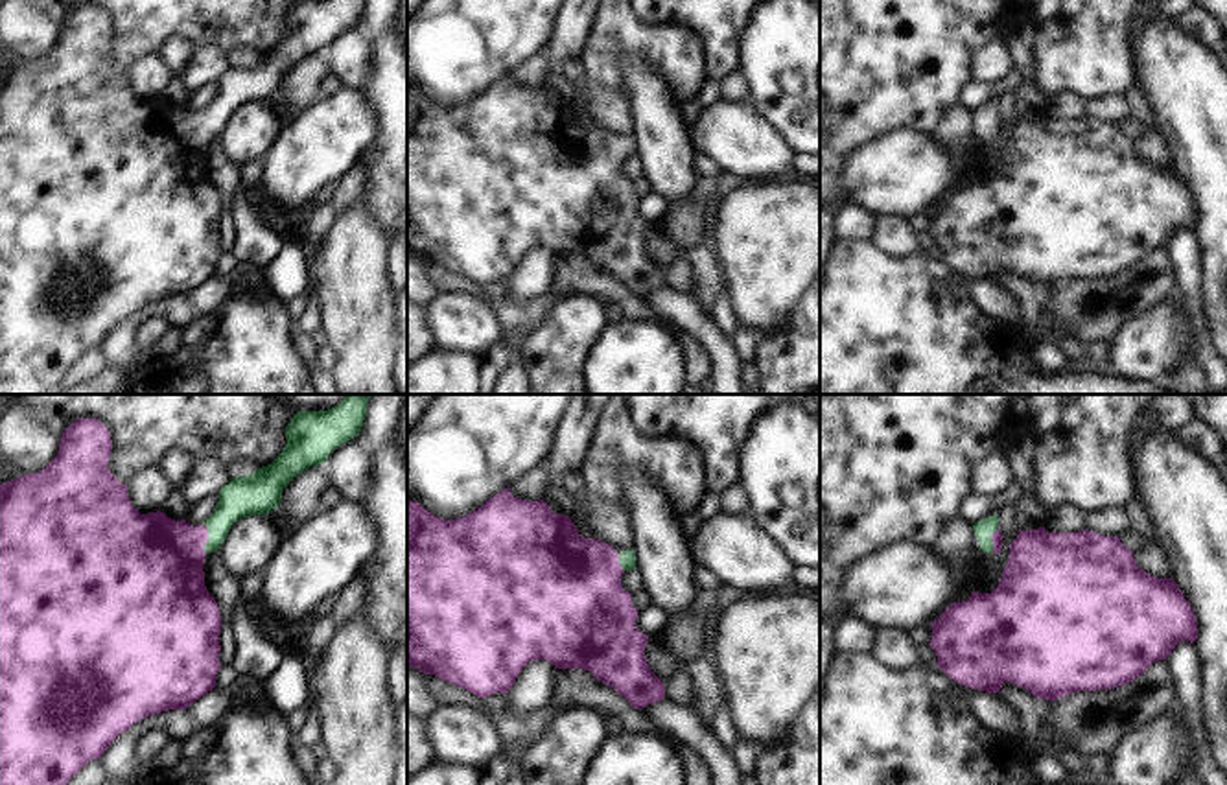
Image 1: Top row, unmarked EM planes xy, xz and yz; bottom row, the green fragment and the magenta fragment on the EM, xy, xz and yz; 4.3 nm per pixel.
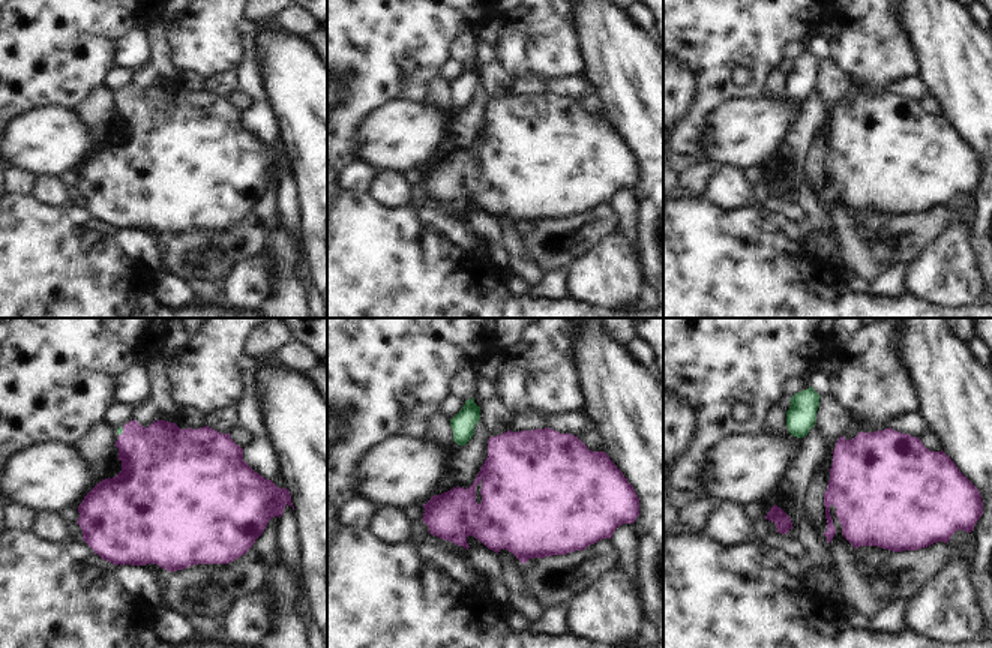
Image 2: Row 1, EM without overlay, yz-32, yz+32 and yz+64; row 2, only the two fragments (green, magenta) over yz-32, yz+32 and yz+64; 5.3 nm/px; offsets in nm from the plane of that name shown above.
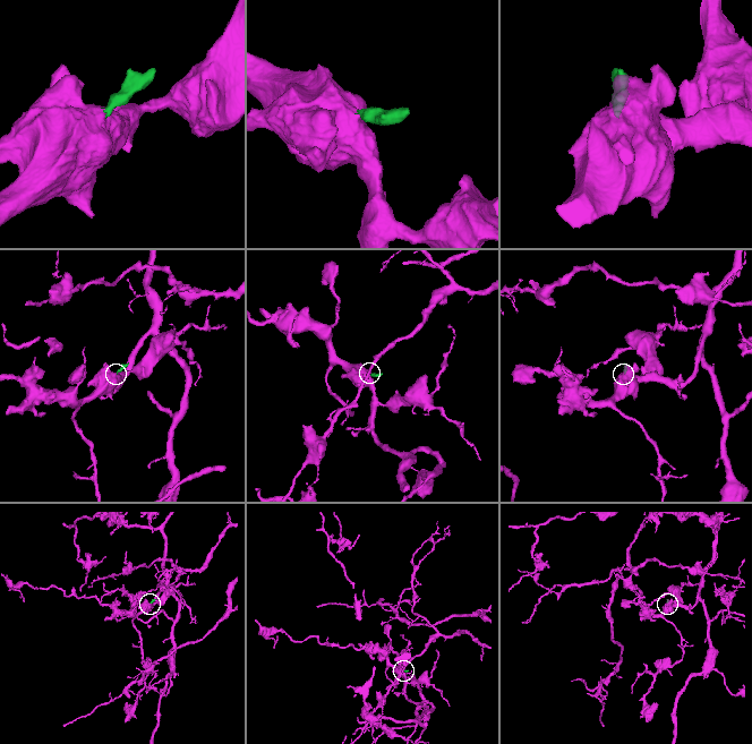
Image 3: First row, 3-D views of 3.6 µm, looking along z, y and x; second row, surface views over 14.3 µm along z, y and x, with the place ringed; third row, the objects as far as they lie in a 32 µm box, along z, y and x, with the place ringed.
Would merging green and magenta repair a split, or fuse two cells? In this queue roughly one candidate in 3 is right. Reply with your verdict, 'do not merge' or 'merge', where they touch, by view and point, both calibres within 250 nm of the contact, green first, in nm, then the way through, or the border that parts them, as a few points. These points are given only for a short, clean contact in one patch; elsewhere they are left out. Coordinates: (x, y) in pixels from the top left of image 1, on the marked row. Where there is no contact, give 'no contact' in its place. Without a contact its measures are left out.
merge; meets green in xy at (209, 538); 180 nm thick on the green side, 400 nm on the other; runs through xy (244, 496), (209, 538), (183, 546), (157, 562)

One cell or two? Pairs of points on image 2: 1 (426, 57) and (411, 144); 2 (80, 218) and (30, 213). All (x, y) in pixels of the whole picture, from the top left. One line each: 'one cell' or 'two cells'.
1: two cells
2: two cells

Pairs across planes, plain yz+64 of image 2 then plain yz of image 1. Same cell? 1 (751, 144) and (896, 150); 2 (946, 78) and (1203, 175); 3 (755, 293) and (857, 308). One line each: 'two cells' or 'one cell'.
1: one cell
2: one cell
3: one cell

